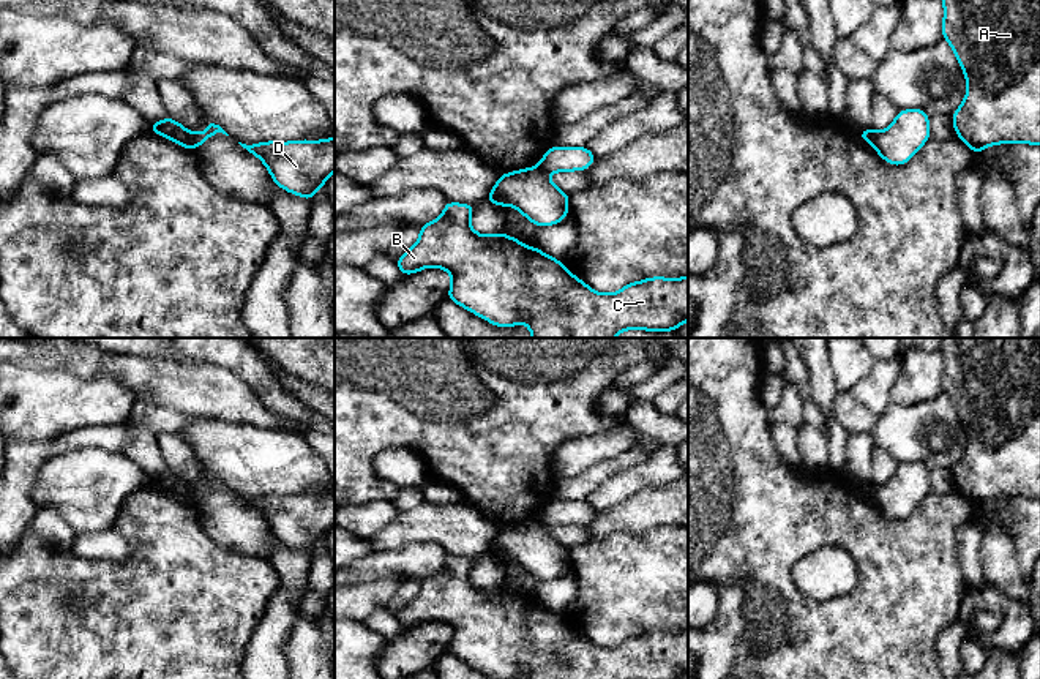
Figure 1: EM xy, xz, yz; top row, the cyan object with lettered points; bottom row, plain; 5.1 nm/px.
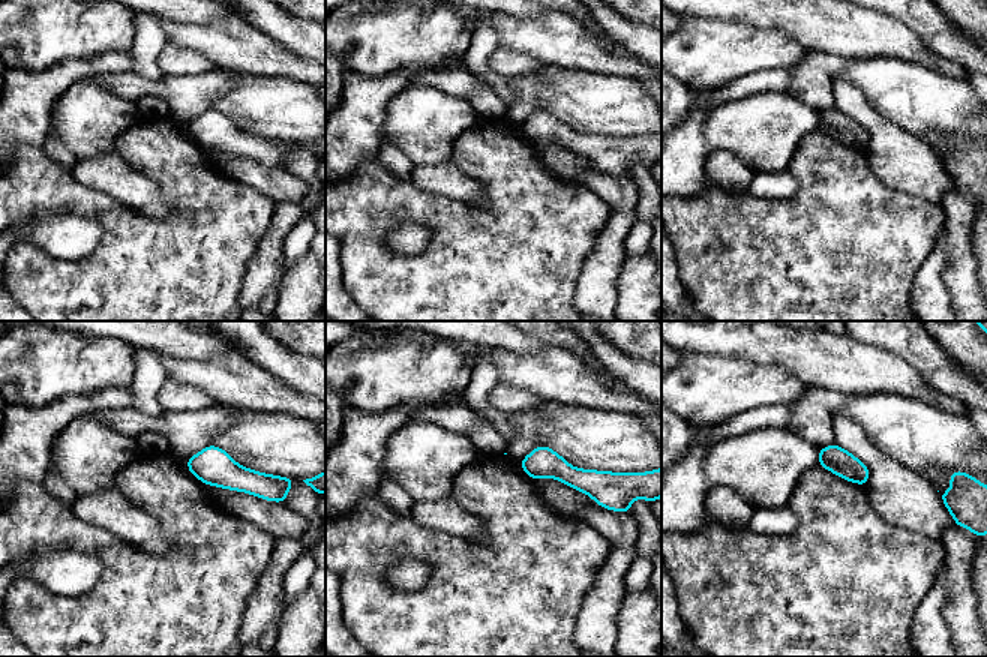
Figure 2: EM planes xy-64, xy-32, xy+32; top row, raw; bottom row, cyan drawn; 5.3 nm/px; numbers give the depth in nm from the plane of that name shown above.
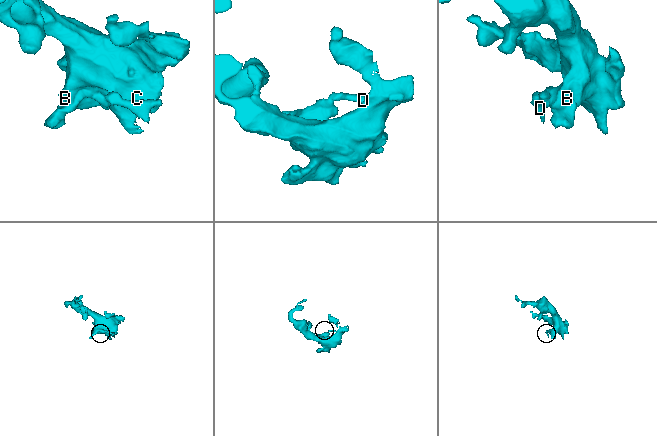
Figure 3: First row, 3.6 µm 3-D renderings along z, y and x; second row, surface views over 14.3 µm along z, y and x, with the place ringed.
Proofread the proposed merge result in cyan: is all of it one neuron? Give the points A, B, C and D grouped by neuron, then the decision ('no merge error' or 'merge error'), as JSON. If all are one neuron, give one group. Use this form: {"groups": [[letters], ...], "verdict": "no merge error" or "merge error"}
{"groups": [["A", "B", "C"], ["D"]], "verdict": "merge error"}

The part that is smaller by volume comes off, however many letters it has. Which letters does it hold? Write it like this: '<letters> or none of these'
D

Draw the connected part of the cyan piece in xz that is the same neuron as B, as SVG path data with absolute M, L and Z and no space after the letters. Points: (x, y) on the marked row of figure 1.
M447 201L440 218L420 226L417 243L396 259L401 275L426 267L451 273L447 298L496 327L529 325L532 338L615 338L622 330L672 332L688 321L688 276L627 284L614 294L598 294L565 268L562 261L526 246L505 232L481 235L470 227L477 204Z

